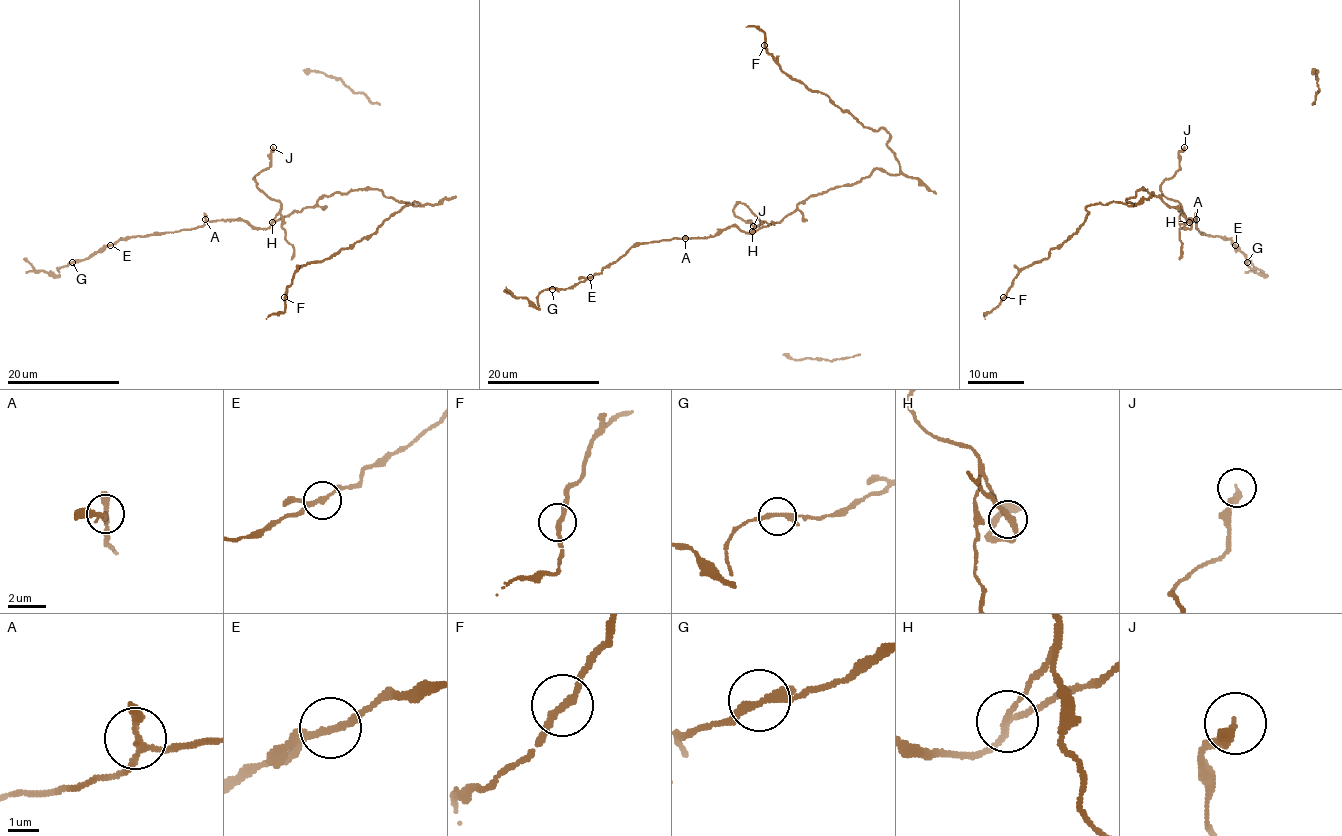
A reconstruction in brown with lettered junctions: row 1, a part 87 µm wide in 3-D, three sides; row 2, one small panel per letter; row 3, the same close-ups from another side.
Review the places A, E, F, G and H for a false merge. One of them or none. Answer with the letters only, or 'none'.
H

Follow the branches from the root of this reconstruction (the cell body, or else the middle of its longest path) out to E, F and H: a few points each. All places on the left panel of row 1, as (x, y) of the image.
E: (318, 200), (268, 228), (252, 228), (236, 219), (206, 221), (191, 229), (126, 236), (110, 245)
F: (318, 200), (335, 192), (379, 190), (396, 201), (420, 205), (407, 204), (349, 248), (302, 265), (284, 297)
H: (318, 200), (312, 207), (293, 211), (271, 222)

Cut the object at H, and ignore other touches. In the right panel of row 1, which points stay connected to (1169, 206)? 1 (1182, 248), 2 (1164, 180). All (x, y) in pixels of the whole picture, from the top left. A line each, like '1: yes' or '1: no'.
1: no
2: no

